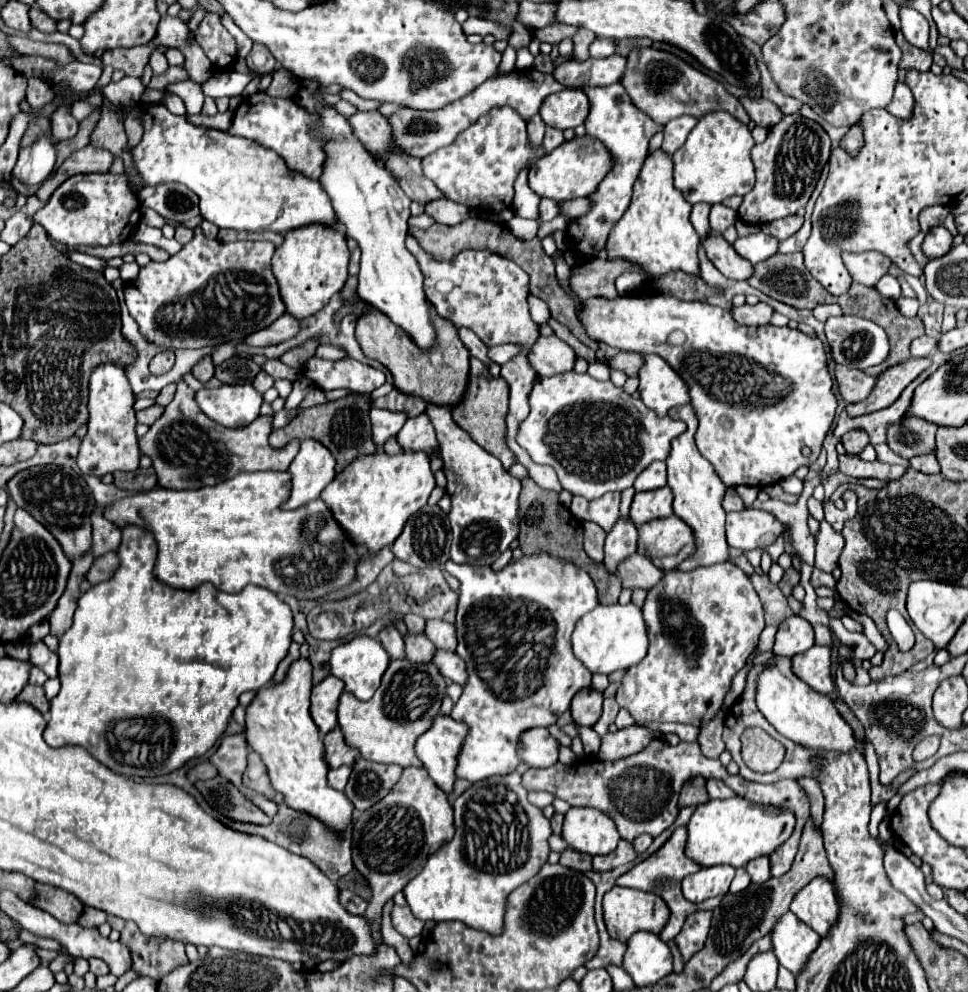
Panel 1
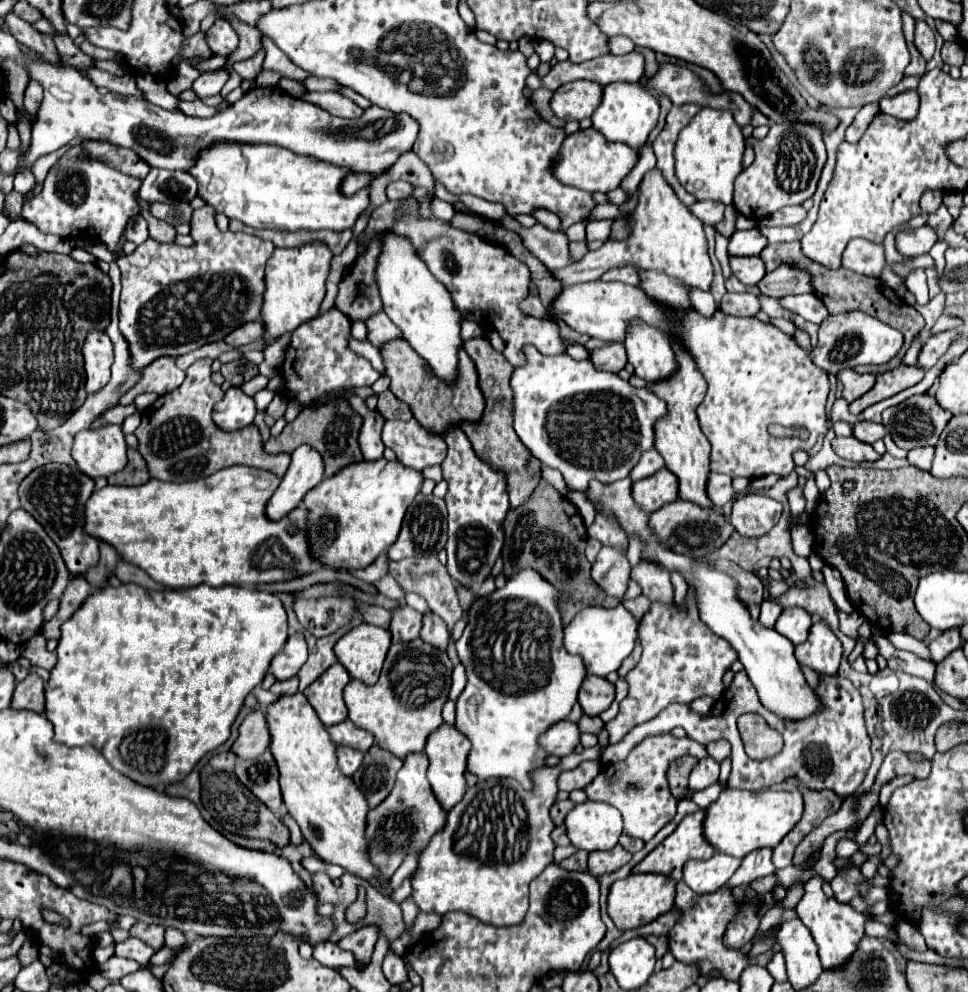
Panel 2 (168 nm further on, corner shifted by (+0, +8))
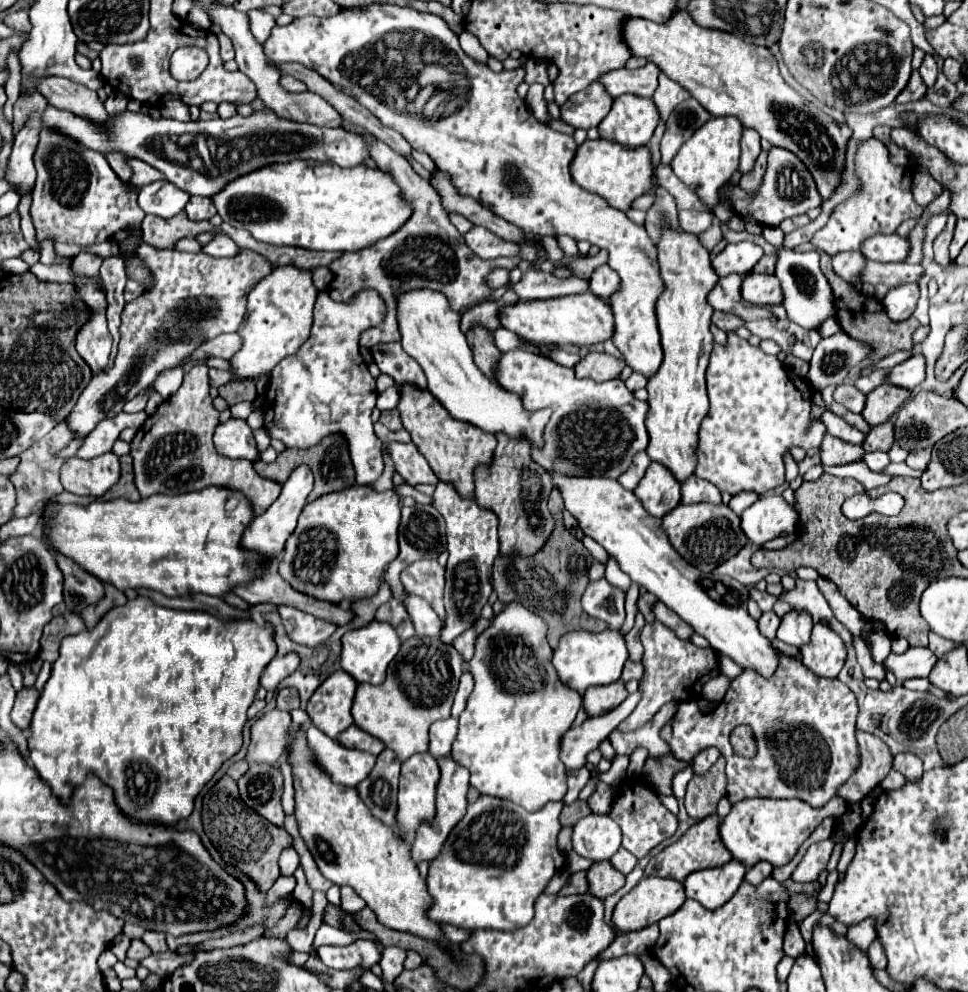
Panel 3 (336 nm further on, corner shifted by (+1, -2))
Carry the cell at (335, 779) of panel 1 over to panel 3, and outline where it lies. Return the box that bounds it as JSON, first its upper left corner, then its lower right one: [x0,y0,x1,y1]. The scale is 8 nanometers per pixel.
[306,725,376,787]

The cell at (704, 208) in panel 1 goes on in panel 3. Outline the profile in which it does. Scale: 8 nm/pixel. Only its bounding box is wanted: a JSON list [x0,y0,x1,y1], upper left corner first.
[662,97,712,163]

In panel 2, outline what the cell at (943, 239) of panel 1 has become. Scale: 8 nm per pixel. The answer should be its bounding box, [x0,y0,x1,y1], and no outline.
[897,225,937,257]

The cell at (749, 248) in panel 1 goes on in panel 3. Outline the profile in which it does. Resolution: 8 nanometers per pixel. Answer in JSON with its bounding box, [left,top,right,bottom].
[712,241,764,277]

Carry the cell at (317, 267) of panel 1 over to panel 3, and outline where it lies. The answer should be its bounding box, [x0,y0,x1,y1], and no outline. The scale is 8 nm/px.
[230,265,318,379]

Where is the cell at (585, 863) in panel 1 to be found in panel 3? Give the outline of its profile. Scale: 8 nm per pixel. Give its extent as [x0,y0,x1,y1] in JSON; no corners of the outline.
[560,871,588,895]

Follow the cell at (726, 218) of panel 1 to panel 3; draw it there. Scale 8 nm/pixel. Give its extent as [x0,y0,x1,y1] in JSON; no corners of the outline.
[678,211,712,235]

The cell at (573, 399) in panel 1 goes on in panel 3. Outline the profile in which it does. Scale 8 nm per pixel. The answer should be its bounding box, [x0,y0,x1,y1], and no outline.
[496,351,648,479]

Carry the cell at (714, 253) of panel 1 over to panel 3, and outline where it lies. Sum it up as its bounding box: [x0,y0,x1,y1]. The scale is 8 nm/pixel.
[742,273,782,305]

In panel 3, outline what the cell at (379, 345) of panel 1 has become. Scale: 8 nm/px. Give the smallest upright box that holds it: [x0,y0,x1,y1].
[398,385,496,497]

